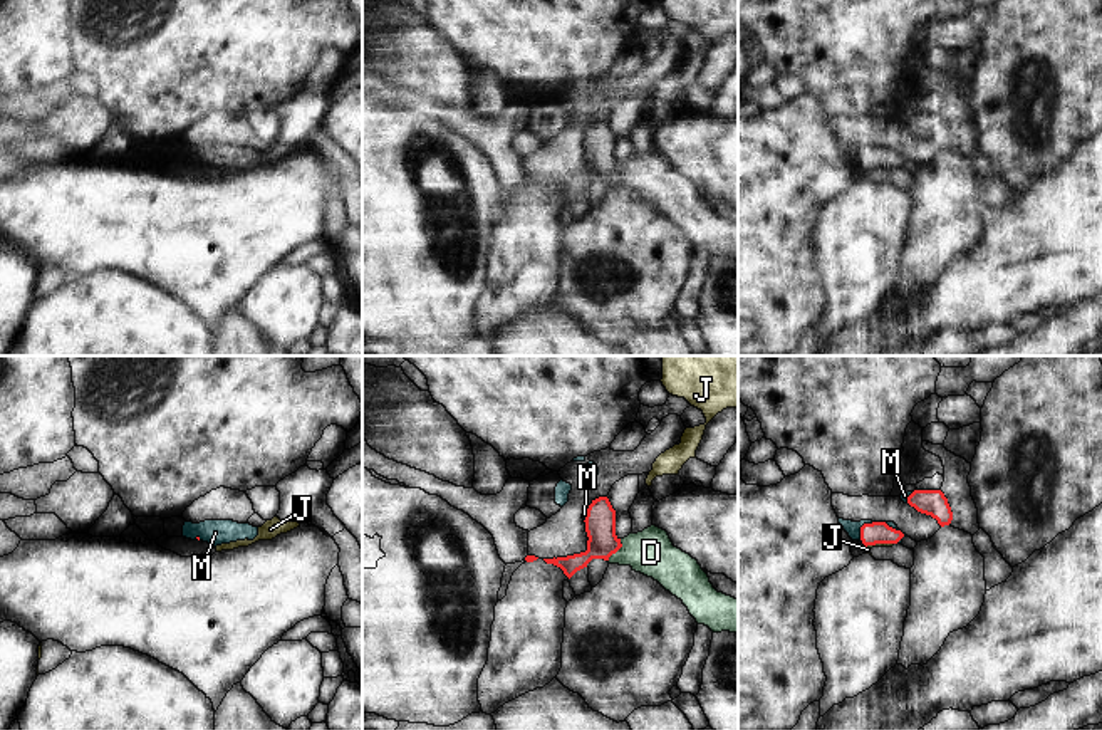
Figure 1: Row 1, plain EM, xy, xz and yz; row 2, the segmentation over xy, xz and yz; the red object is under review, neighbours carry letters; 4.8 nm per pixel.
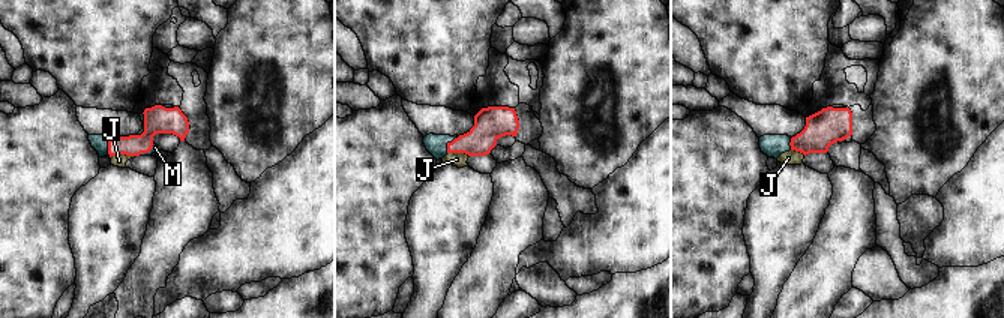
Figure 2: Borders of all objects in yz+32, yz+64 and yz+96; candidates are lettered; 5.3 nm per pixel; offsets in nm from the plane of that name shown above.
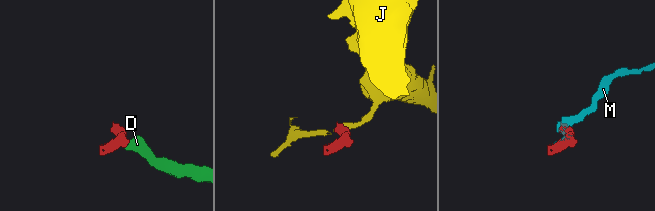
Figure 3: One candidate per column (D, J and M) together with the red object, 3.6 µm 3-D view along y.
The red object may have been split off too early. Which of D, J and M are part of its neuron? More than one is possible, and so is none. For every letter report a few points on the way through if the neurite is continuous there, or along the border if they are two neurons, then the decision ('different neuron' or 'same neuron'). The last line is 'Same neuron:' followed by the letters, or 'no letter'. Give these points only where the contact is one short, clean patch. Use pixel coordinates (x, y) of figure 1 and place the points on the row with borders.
D: runs through xz (602, 542), (616, 551), (651, 552); same neuron
J: border along yz (893, 542), (876, 542), (866, 547); different neuron
M: runs through yz (878, 532), (861, 529), (852, 529); same neuron
Same neuron: D, M

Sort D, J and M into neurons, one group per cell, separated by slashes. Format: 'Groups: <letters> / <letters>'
Groups: D M / J

